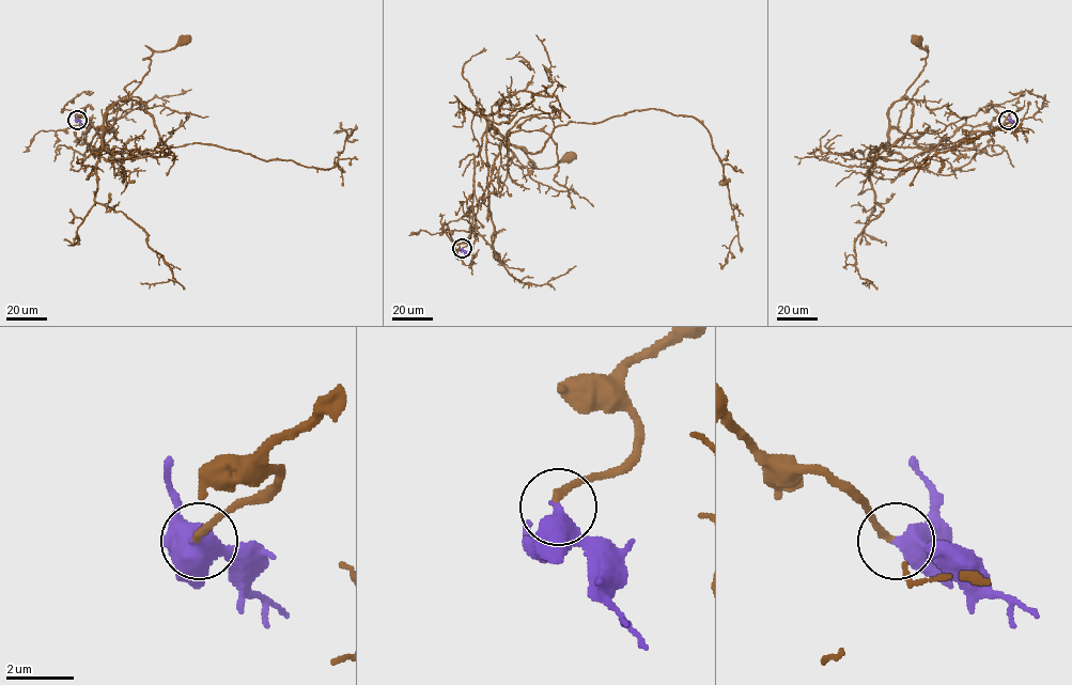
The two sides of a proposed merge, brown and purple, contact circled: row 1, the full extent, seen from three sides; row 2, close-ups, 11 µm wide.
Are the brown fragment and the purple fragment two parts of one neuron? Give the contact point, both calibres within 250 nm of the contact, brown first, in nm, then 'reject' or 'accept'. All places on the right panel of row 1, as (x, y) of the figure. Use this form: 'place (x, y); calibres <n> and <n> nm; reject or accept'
place (1008, 120); calibres 200 and 750 nm; accept

